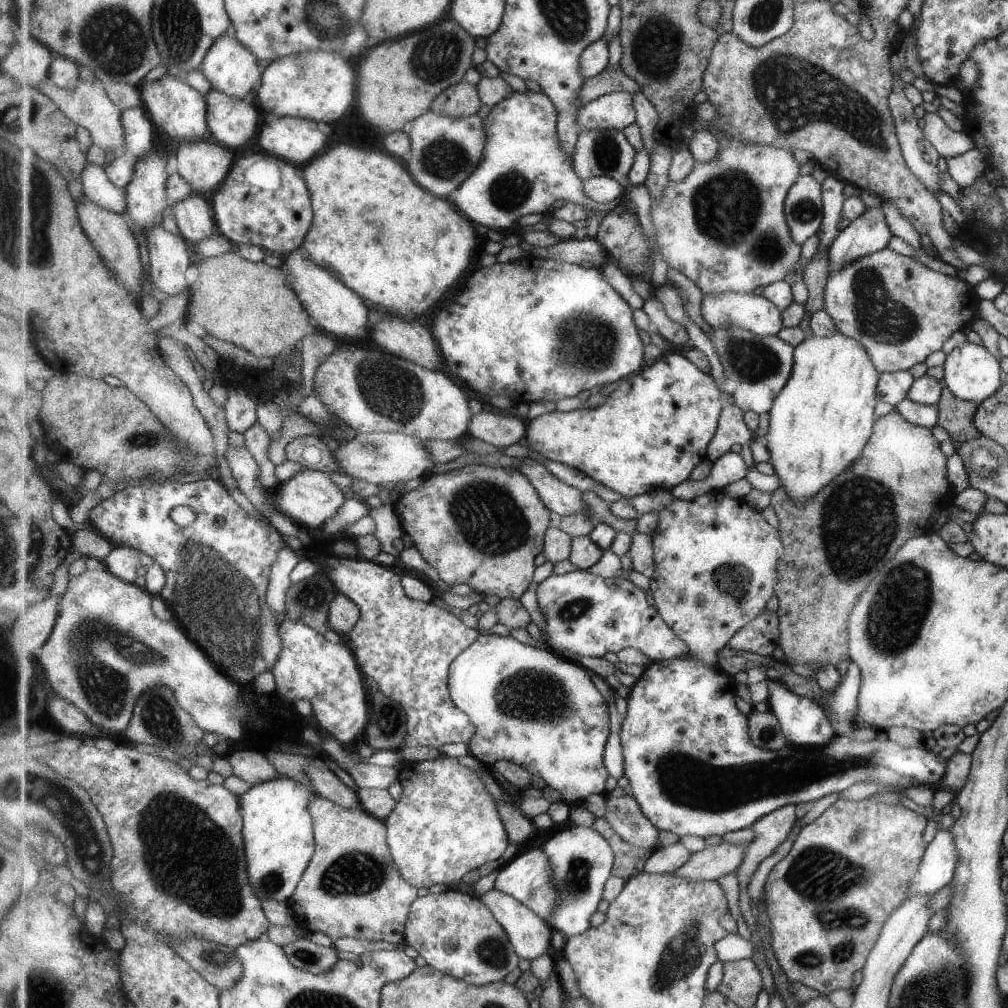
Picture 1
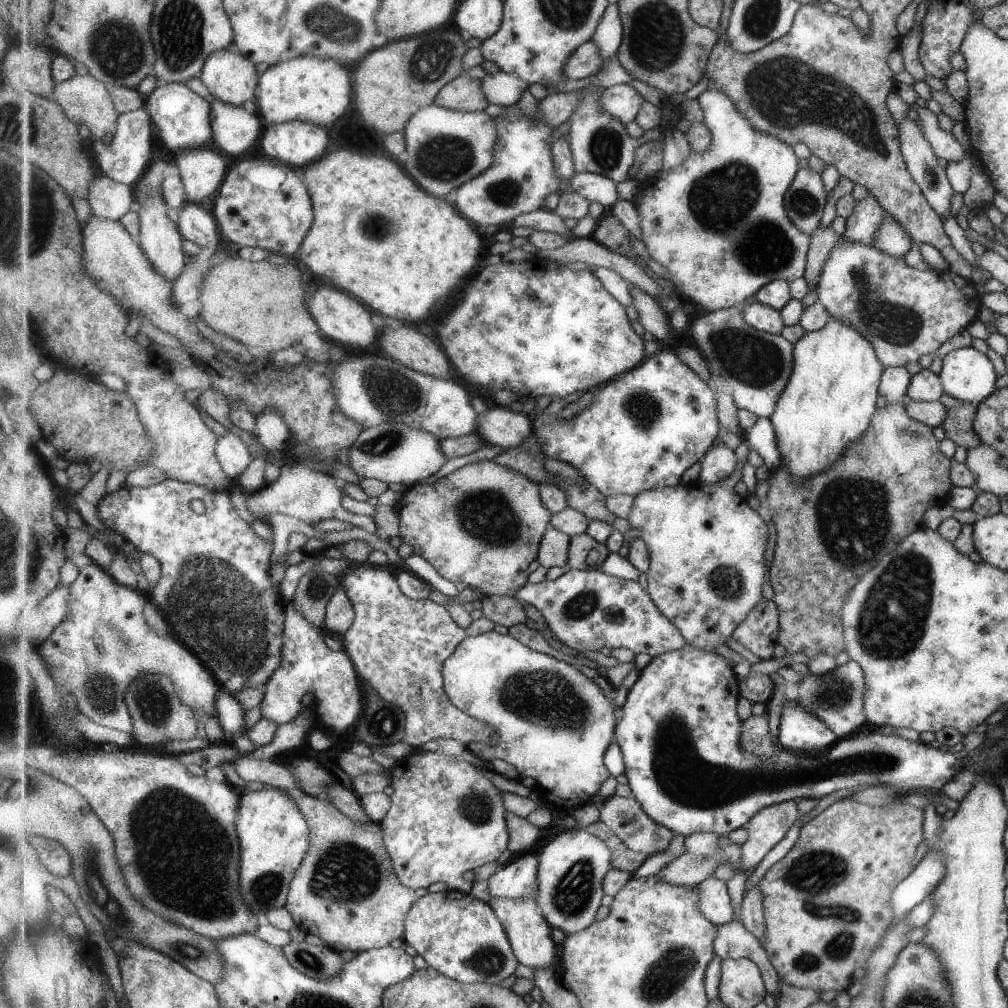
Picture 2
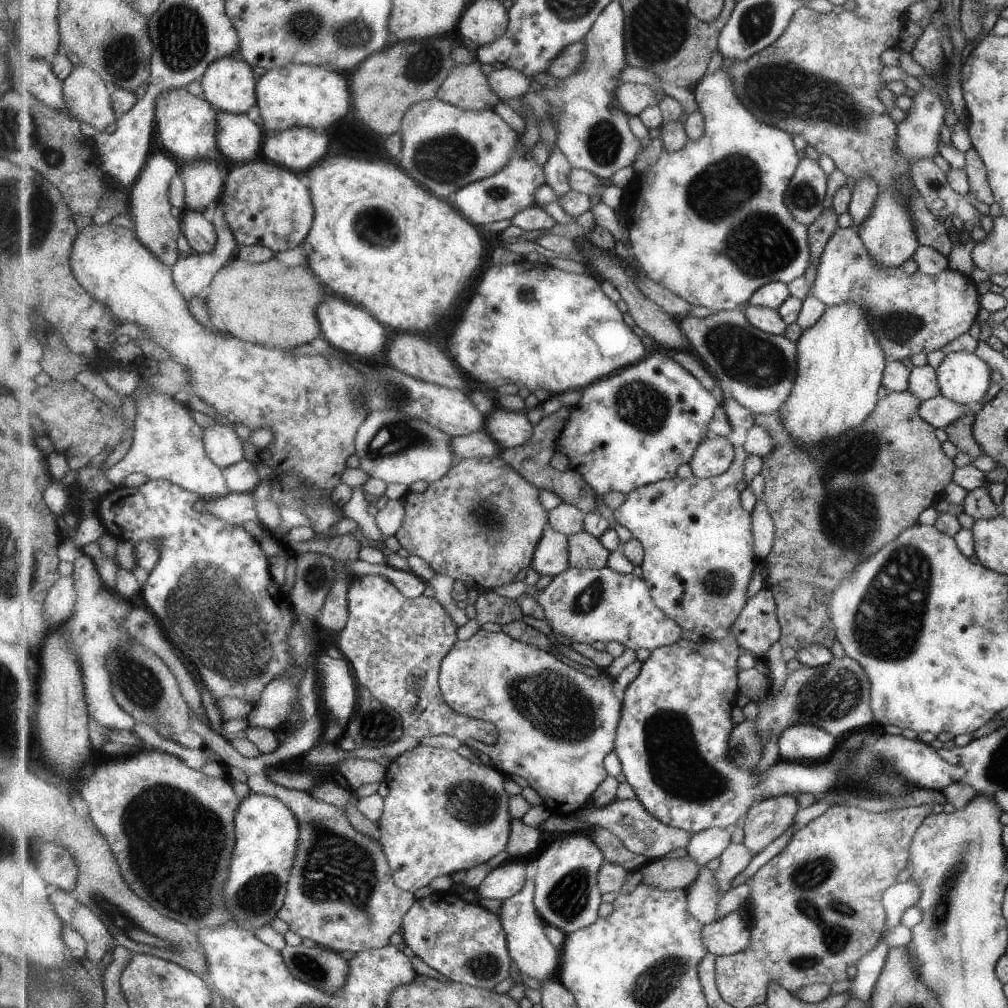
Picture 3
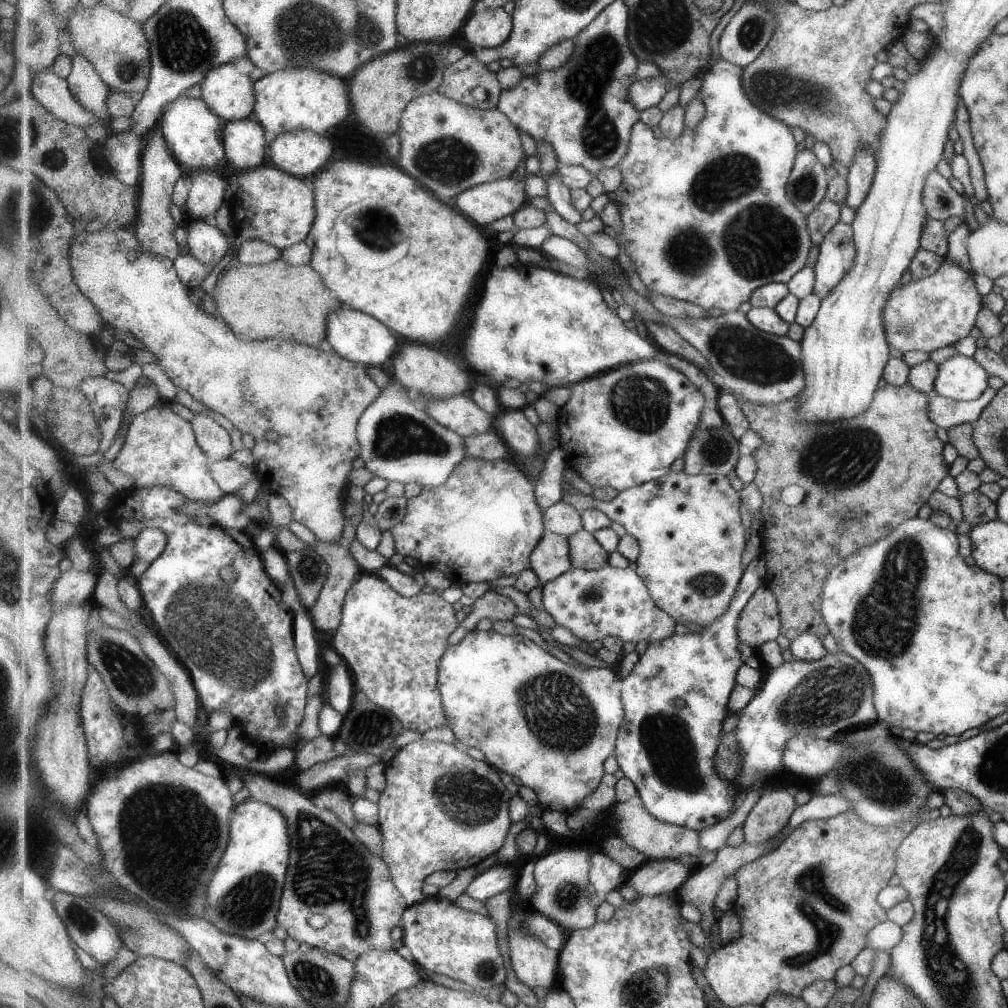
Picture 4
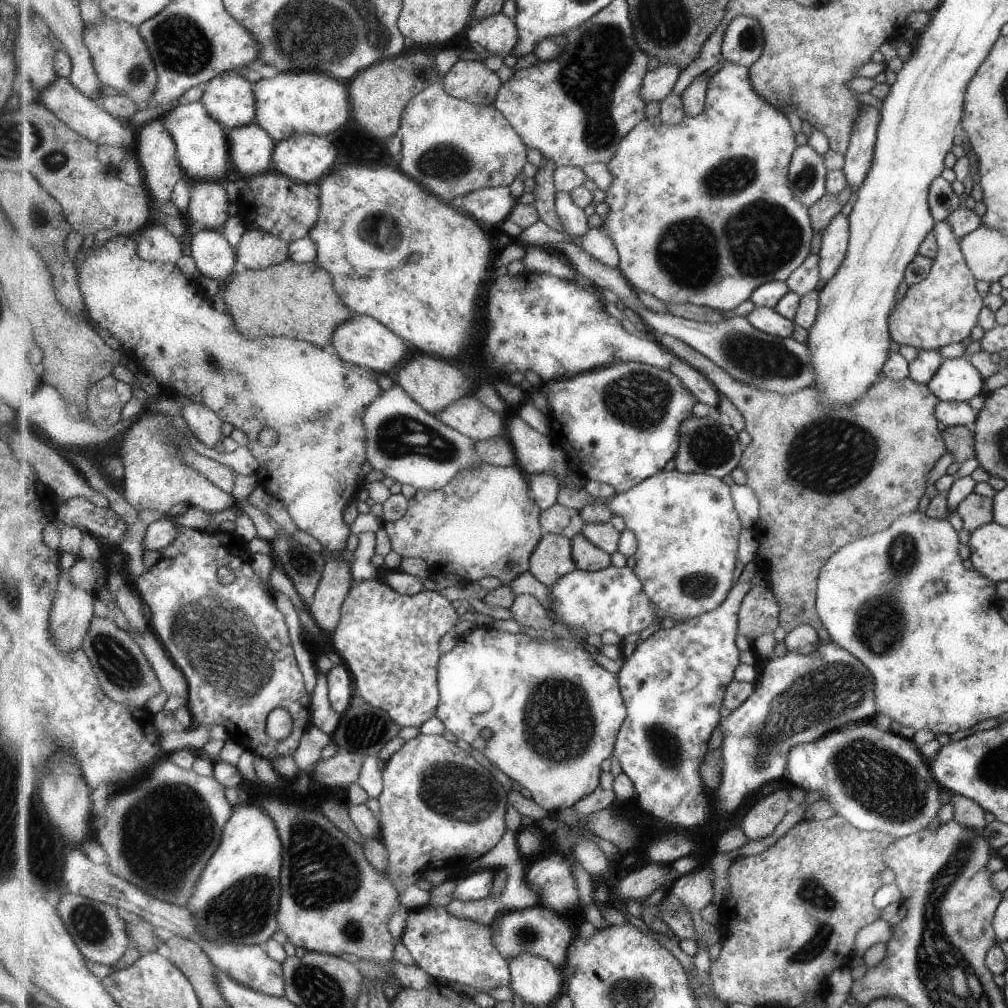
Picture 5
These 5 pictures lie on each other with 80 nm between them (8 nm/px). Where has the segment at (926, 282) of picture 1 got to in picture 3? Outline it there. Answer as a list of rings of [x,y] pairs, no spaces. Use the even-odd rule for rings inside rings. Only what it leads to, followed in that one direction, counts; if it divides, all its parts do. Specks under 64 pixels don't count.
[[[835,228],[835,232],[829,236],[829,240],[823,246],[821,262],[817,267],[814,281],[813,295],[823,302],[824,306],[835,306],[843,300],[855,300],[863,302],[867,306],[867,322],[871,322],[874,334],[886,354],[886,361],[900,361],[910,358],[913,354],[929,352],[941,349],[943,344],[948,344],[960,335],[967,333],[975,323],[975,316],[979,312],[981,302],[977,302],[977,290],[973,282],[965,278],[961,272],[950,267],[941,270],[937,275],[906,274],[902,268],[899,270],[887,270],[881,272],[870,259],[866,258],[862,240],[852,228]]]

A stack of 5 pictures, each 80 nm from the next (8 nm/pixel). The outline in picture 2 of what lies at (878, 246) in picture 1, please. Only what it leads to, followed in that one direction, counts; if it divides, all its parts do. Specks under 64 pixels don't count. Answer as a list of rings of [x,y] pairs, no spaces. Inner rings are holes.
[[[869,190],[867,196],[855,202],[851,214],[847,216],[843,236],[849,242],[859,242],[869,246],[873,240],[873,232],[883,220],[883,210]]]

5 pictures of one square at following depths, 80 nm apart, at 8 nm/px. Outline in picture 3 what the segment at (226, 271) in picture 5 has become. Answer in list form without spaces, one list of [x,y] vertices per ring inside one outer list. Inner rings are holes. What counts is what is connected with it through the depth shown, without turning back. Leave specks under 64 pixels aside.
[[[186,210],[180,219],[194,254],[211,254],[217,248],[219,242],[217,228],[204,216],[204,212]]]

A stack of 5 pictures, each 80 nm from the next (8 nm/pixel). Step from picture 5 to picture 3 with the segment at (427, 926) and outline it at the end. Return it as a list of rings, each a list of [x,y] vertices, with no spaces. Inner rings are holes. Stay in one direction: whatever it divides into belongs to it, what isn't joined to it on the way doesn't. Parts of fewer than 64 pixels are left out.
[[[448,890],[416,900],[401,933],[404,946],[448,980],[491,990],[511,974],[512,957],[502,920],[478,903],[465,902],[461,894]]]

